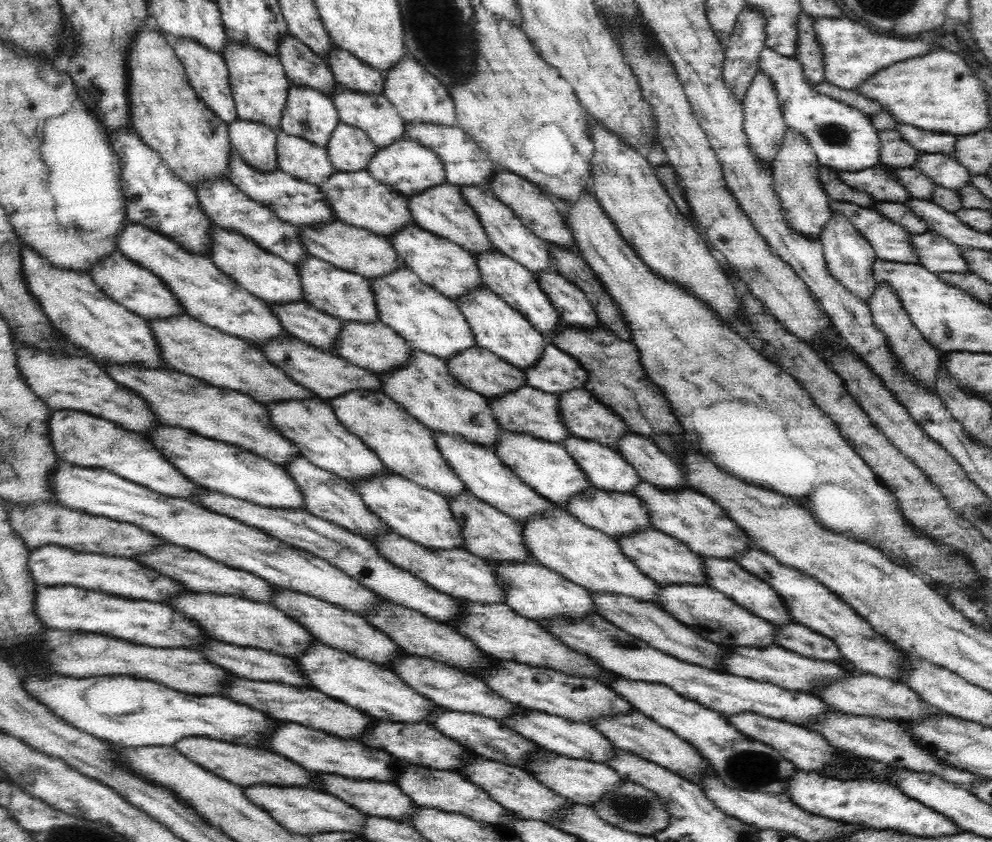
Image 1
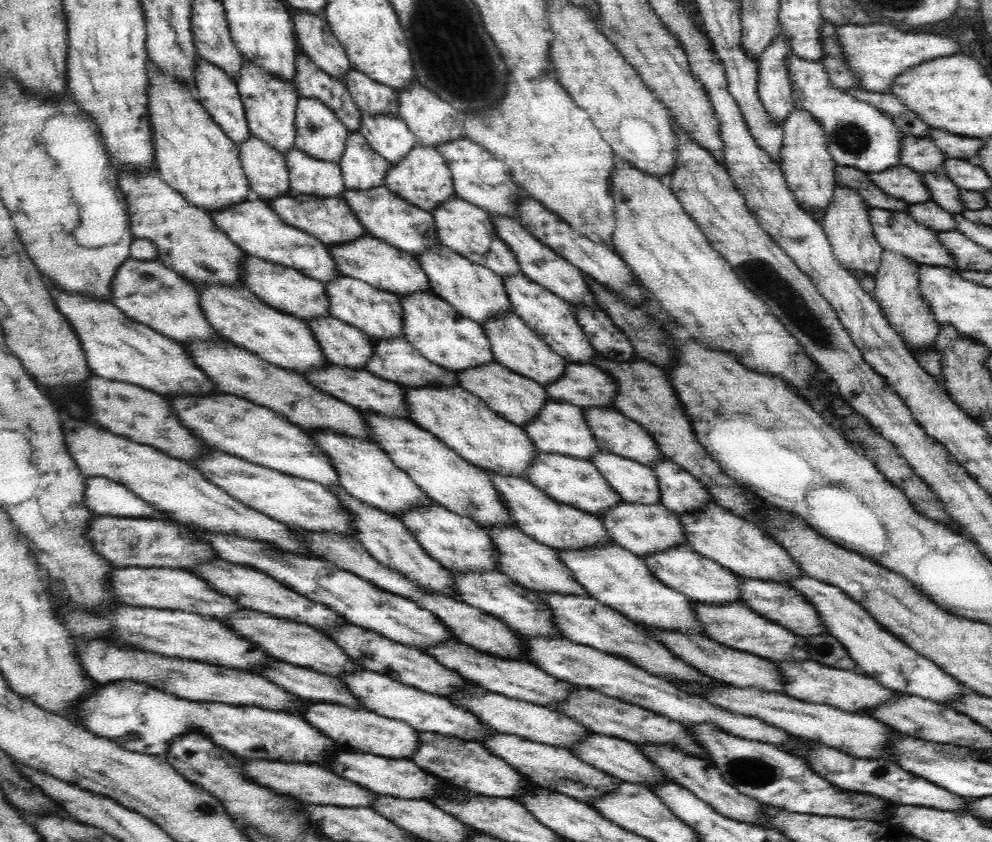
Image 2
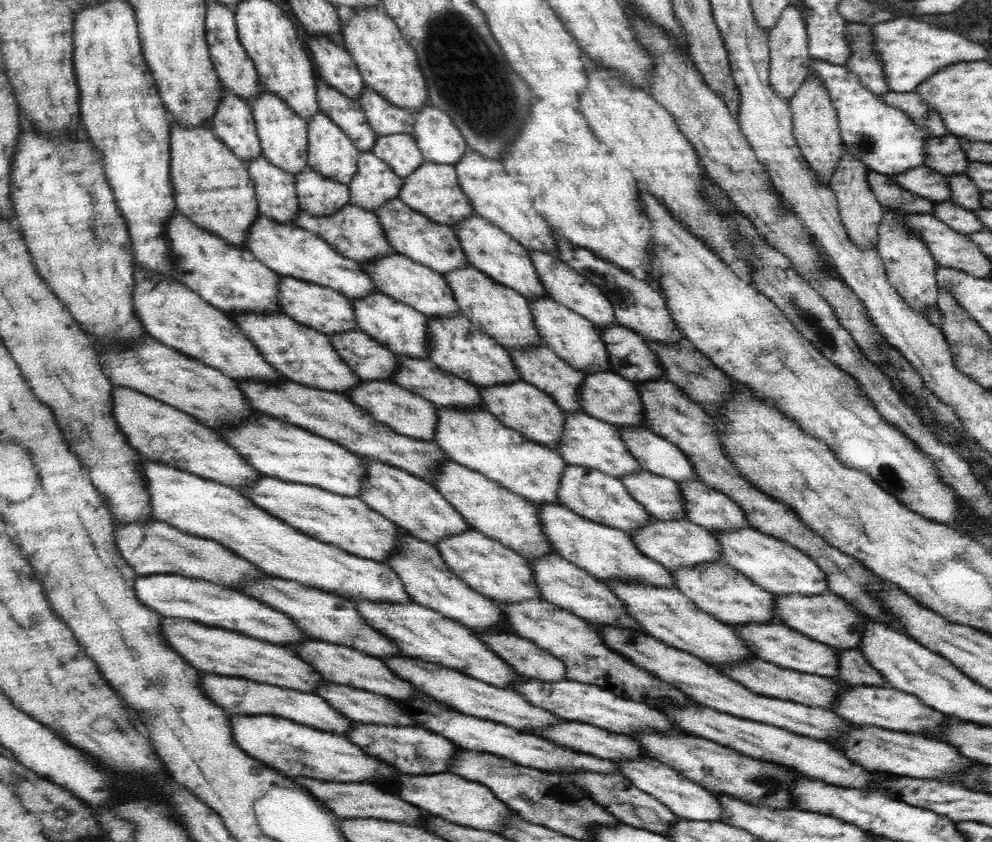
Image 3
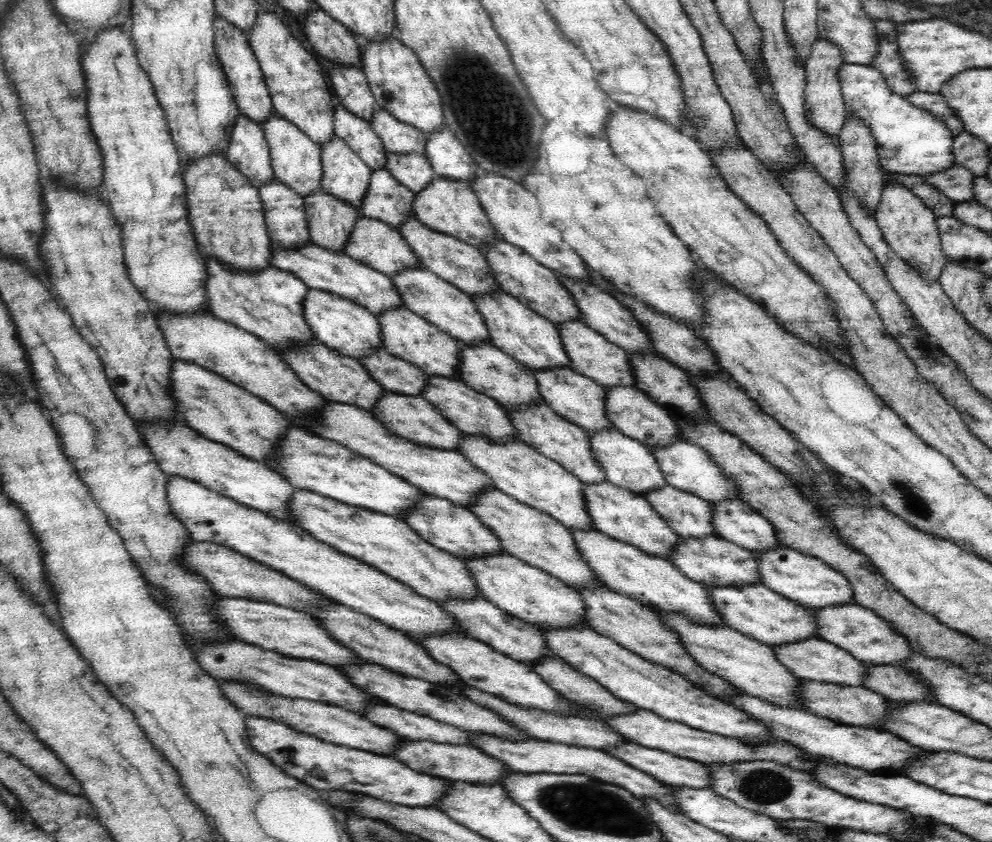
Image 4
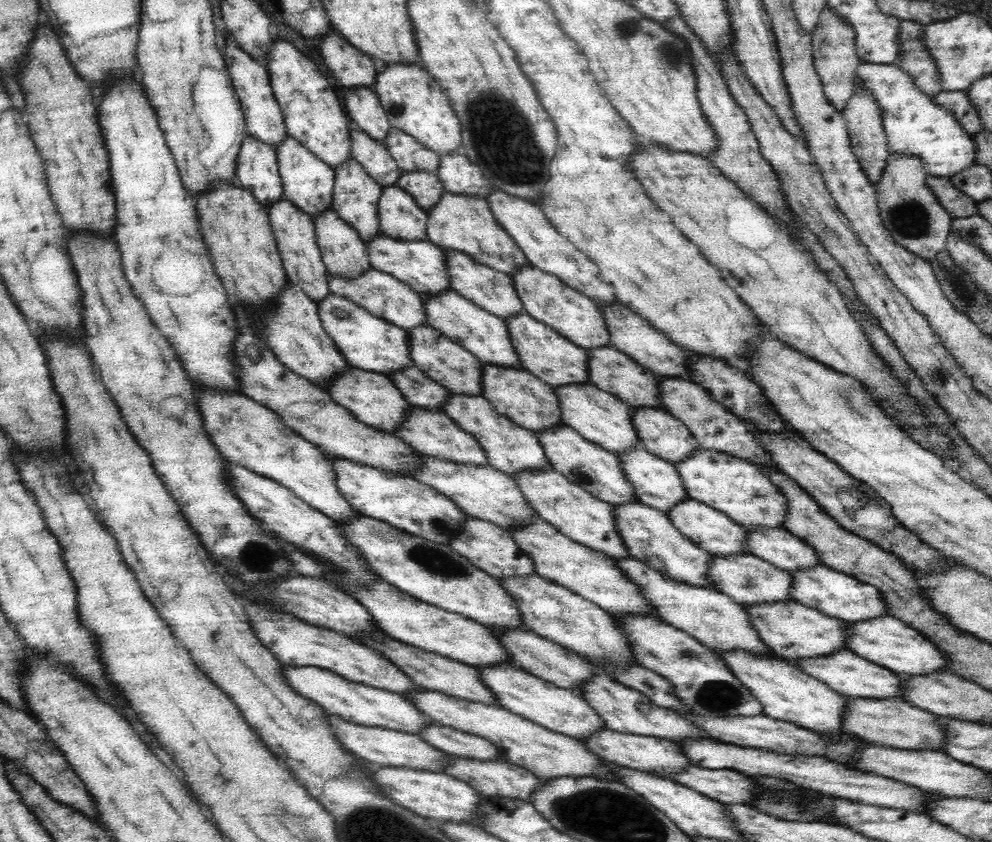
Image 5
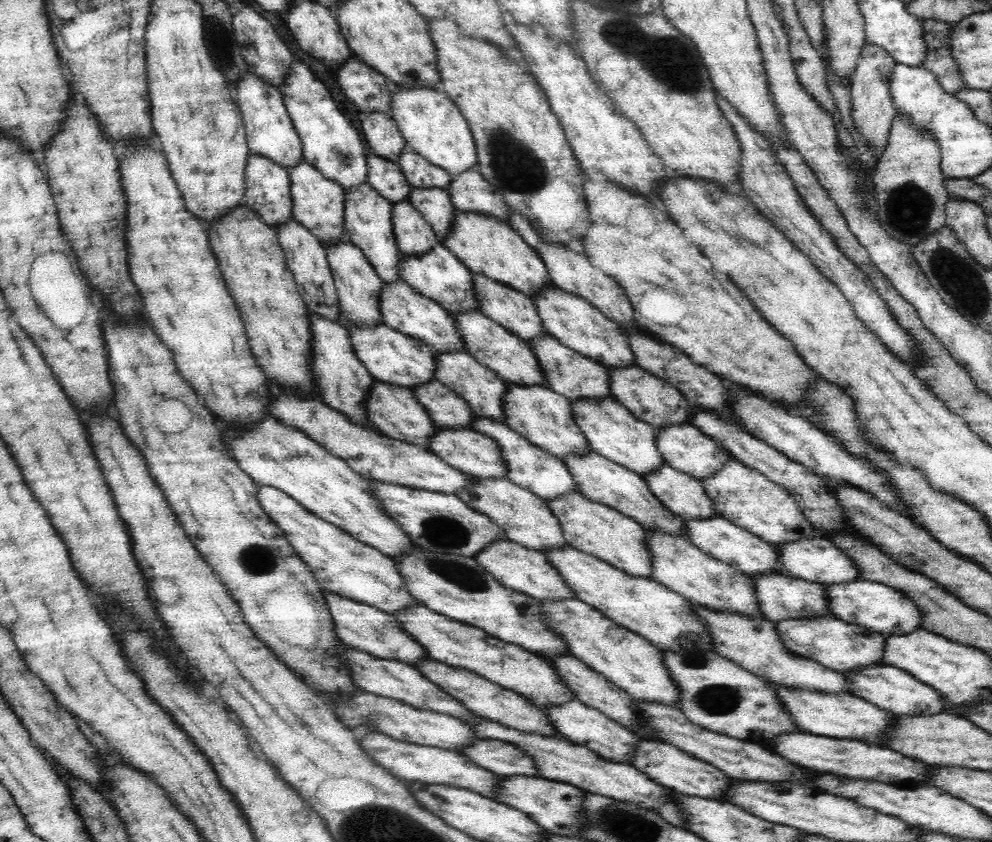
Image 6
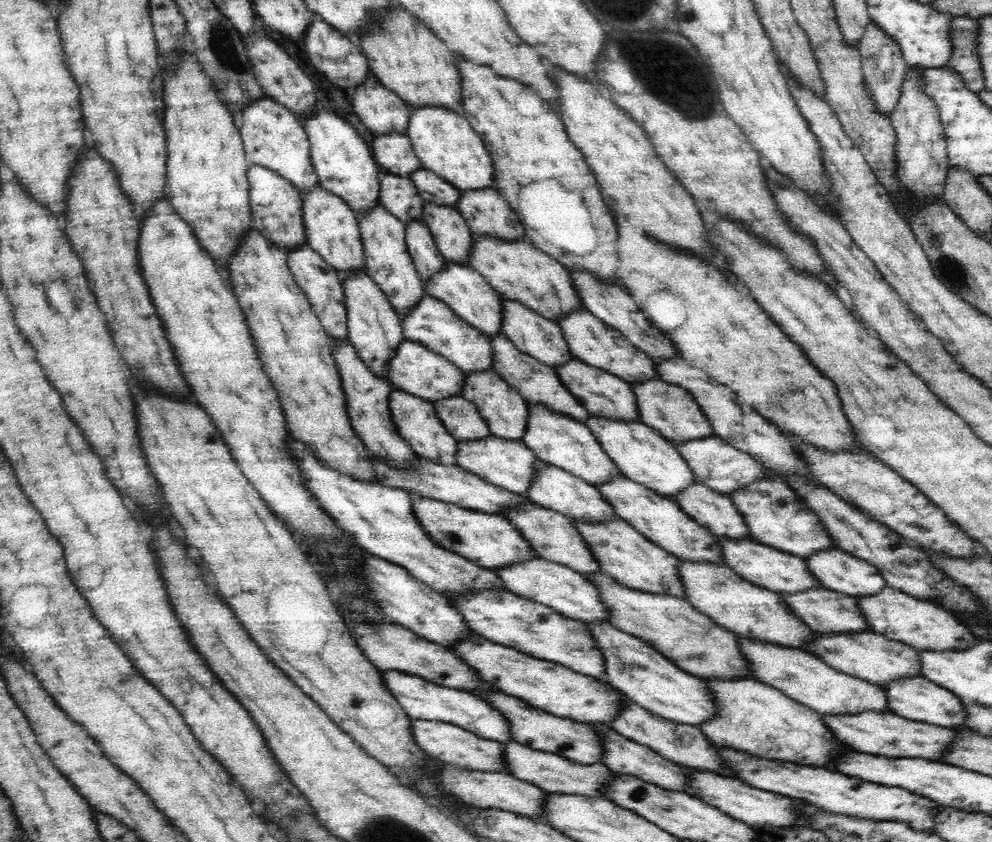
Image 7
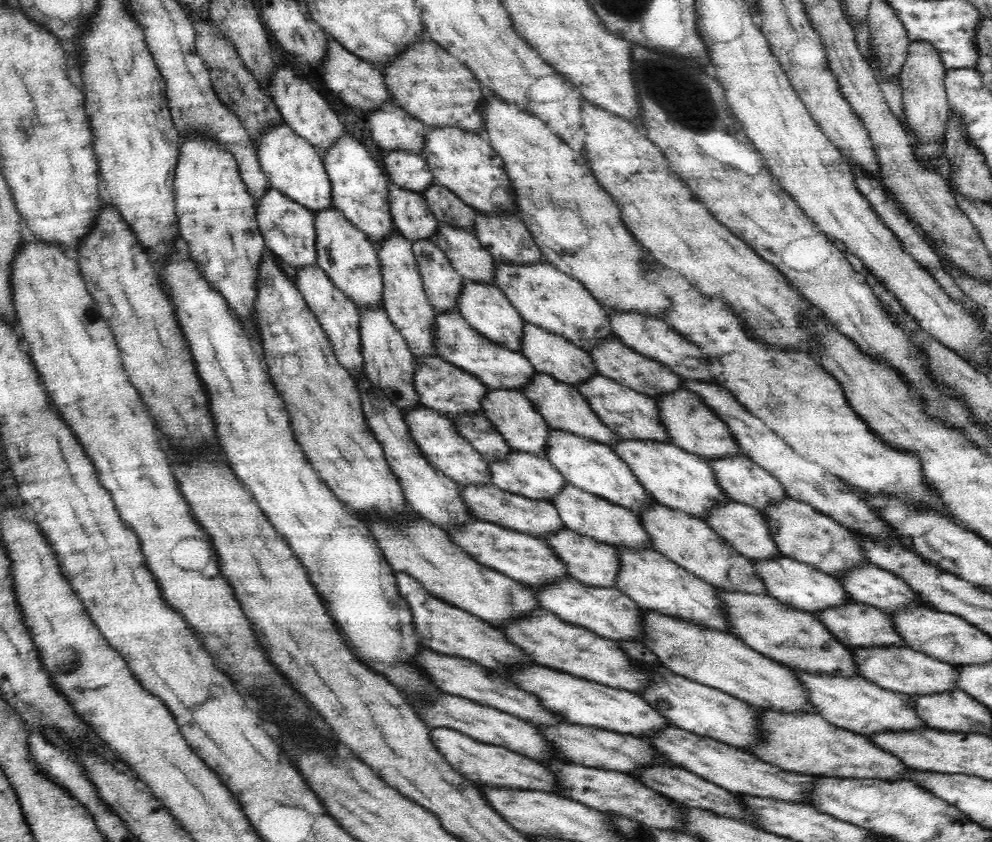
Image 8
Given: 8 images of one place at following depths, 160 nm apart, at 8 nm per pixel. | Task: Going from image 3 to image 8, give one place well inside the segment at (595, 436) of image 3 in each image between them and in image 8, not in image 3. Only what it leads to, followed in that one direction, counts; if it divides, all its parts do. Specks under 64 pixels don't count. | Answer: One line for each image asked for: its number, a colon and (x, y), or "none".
4: (629, 464)
5: (657, 483)
6: (684, 495)
7: (716, 512)
8: (744, 528)

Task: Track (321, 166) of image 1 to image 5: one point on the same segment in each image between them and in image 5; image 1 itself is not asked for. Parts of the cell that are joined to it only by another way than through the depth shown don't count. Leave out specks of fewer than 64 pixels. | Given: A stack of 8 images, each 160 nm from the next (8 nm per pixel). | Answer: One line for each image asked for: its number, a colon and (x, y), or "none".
2: (307, 176)
3: (319, 197)
4: (330, 221)
5: (344, 253)

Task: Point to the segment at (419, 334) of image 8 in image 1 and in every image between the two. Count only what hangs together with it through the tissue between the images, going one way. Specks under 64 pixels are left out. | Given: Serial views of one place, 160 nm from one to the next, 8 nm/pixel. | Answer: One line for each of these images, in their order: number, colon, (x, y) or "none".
1: (310, 115)
2: (320, 134)
3: (330, 153)
4: (345, 176)
5: (356, 196)
6: (368, 217)
7: (388, 263)

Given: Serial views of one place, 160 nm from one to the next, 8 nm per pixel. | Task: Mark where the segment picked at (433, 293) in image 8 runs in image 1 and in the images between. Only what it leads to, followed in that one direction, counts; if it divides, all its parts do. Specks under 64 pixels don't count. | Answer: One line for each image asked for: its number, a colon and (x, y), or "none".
1: (350, 150)
2: (363, 169)
3: (375, 183)
4: (387, 200)
5: (400, 217)
6: (415, 237)
7: (428, 260)

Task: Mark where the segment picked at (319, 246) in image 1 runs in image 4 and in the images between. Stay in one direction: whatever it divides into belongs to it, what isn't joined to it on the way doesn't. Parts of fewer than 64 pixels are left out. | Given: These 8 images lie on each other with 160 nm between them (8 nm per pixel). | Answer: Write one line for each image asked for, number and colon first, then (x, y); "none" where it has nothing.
2: (368, 259)
3: (399, 277)
4: (437, 302)

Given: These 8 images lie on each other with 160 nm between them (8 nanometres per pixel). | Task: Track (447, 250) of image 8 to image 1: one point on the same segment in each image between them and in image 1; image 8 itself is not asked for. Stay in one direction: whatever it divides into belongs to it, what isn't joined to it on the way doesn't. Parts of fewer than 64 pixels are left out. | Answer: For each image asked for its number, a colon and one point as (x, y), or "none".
1: (374, 114)
2: (390, 137)
3: (400, 152)
4: (415, 172)
5: (426, 189)
6: (434, 205)
7: (454, 239)

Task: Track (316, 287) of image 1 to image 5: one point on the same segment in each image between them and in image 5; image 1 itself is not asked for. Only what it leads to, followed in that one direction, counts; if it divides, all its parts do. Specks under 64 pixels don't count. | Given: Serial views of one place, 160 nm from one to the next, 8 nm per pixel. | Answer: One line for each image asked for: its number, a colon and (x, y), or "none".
2: (380, 315)
3: (399, 328)
4: (406, 336)
5: (444, 361)

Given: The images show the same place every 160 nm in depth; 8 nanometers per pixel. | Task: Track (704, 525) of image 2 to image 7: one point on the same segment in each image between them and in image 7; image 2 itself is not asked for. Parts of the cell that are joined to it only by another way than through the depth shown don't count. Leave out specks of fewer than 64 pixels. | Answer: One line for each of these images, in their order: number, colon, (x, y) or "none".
3: (771, 563)
4: (804, 579)
5: (835, 594)
6: (877, 606)
7: (923, 625)

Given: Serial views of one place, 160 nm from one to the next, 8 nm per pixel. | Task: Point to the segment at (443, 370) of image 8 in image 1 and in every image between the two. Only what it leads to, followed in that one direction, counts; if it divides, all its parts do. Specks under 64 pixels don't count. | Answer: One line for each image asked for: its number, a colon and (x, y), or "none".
1: (267, 277)
2: (288, 291)
3: (318, 308)
4: (341, 325)
5: (368, 343)
6: (392, 357)
7: (415, 370)

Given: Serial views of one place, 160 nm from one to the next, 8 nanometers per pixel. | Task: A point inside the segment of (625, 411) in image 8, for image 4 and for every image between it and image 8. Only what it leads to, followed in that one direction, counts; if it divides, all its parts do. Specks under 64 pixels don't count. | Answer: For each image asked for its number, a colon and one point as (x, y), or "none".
4: (533, 341)
5: (553, 359)
6: (575, 377)
7: (604, 395)

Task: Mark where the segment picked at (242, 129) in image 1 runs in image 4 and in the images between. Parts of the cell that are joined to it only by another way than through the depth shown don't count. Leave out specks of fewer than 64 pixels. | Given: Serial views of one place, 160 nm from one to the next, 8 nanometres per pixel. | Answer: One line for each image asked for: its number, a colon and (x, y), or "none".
2: (266, 169)
3: (275, 190)
4: (285, 216)

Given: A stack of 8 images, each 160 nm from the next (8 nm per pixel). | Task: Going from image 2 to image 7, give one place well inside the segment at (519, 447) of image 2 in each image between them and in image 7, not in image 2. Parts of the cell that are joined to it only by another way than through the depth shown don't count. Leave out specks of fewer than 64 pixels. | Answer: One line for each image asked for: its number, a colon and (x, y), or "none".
3: (476, 440)
4: (518, 470)
5: (588, 521)
6: (595, 529)
7: (624, 554)

